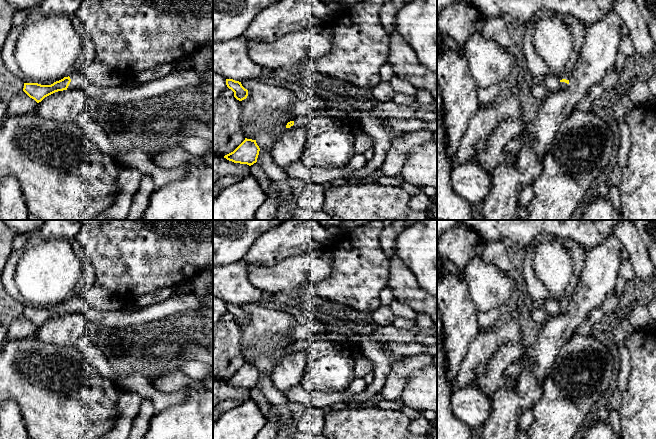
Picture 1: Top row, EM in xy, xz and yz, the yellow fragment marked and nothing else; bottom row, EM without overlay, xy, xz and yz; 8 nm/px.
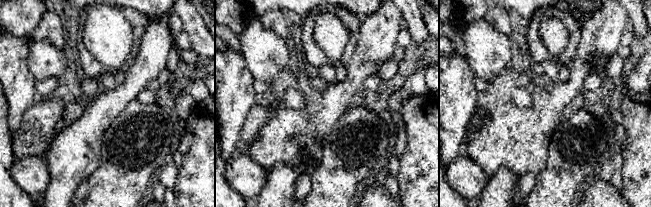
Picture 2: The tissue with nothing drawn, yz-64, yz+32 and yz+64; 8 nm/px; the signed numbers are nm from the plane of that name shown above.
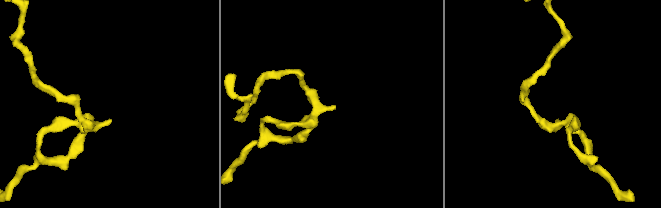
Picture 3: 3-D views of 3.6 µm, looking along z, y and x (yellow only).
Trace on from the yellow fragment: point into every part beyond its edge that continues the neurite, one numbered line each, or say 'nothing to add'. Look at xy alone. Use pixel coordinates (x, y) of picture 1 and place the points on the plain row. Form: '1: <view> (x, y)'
1: xy (180, 302)

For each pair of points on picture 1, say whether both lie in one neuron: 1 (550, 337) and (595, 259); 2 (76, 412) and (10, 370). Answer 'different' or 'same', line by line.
1: same
2: same

